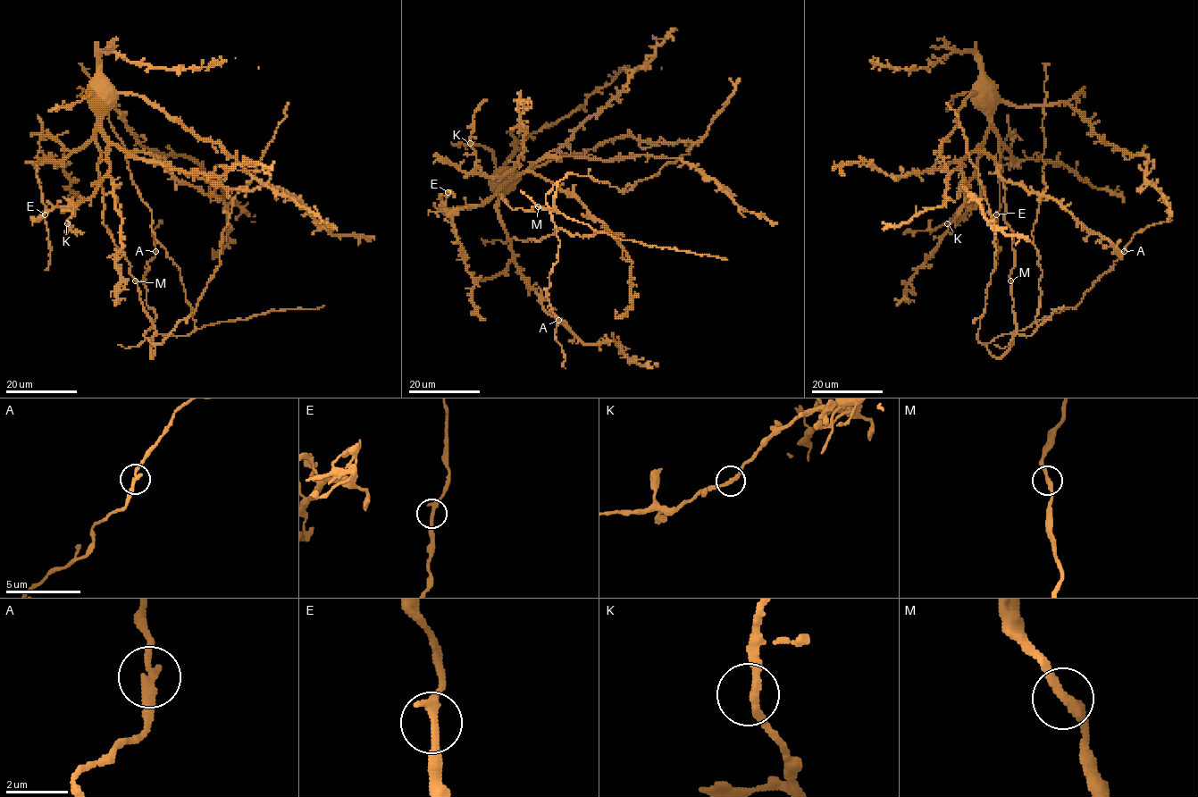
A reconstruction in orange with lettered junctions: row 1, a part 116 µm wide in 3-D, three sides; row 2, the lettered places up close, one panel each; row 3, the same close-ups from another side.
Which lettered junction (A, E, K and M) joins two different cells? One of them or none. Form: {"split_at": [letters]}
{"split_at": []}

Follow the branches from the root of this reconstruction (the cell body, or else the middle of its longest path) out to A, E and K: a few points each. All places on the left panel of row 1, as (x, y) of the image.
A: (104, 96), (95, 134), (103, 224), (154, 326), (152, 357), (143, 334), (156, 315), (143, 277), (155, 251)
E: (104, 96), (100, 94), (99, 127), (87, 142), (59, 161), (37, 157), (37, 175), (45, 214)
K: (104, 96), (100, 94), (107, 175), (89, 197), (71, 205), (67, 223)

